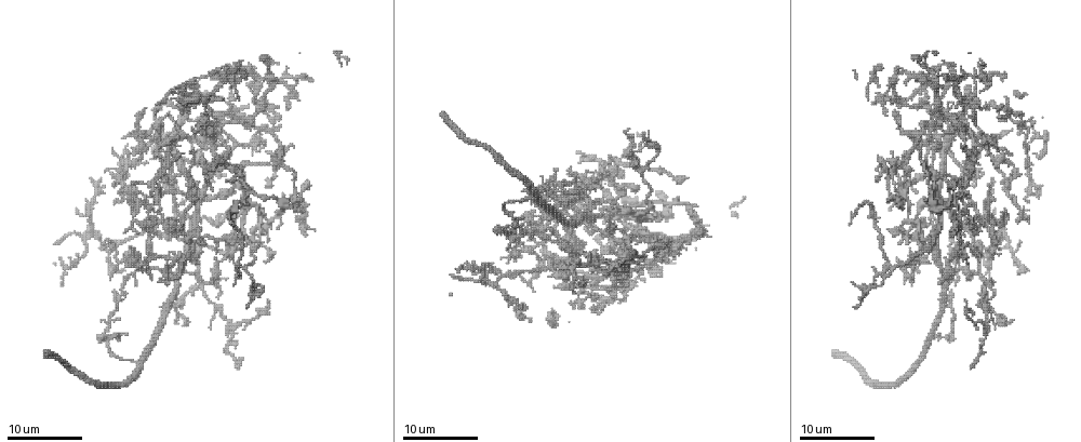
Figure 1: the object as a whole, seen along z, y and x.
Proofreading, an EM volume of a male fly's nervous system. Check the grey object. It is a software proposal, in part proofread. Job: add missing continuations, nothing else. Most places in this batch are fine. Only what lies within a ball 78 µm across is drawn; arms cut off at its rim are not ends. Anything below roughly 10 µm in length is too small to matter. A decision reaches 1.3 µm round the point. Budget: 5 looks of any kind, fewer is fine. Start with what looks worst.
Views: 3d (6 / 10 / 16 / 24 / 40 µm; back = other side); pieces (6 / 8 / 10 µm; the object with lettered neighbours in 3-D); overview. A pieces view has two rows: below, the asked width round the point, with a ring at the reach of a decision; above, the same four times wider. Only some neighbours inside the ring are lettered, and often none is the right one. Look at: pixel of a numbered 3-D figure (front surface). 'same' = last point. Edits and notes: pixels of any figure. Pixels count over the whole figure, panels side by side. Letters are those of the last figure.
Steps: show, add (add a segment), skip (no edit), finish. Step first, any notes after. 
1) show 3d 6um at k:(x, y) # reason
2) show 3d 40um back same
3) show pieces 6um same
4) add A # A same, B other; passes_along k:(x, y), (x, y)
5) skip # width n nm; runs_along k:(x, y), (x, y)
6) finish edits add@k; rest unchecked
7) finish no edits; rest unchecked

show pieces 6um at 1:(623, 290) # tapers out

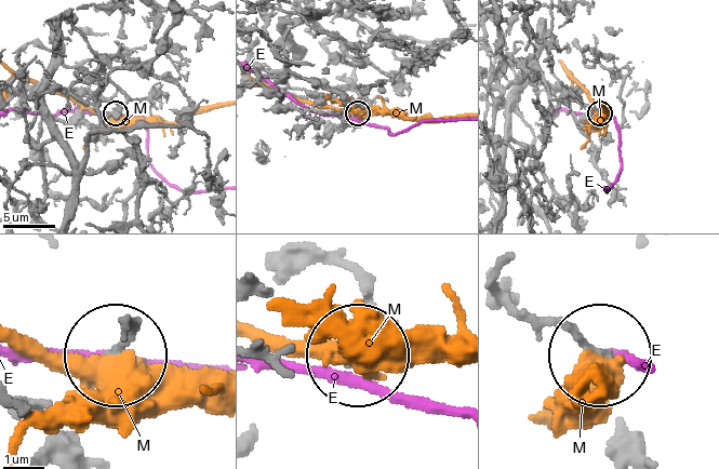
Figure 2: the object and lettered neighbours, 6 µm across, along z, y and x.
skip # width 170 nm; E other, M other; no lettered segment goes on from it

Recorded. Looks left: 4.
show pieces 6um at 1:(952, 102) # thin end

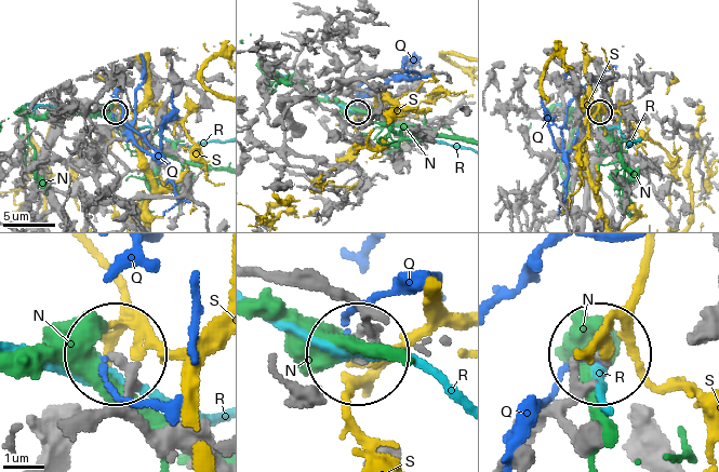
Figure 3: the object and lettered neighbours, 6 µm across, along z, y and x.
skip # N other, Q other, R other, S other; runs_along 3:(107, 407), (128, 376), (118, 355); none of them fits

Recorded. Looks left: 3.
show 3d 6um at 1:(303, 235) # free end

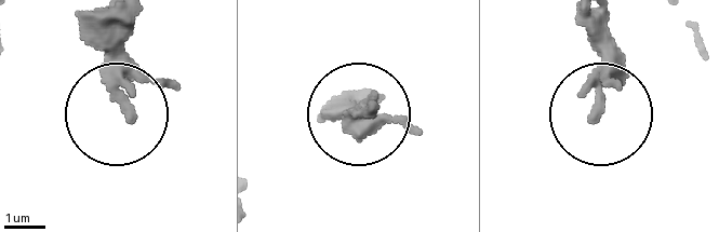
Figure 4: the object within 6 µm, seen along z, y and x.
show pieces 10um at 4:(372, 107) # what lies round it

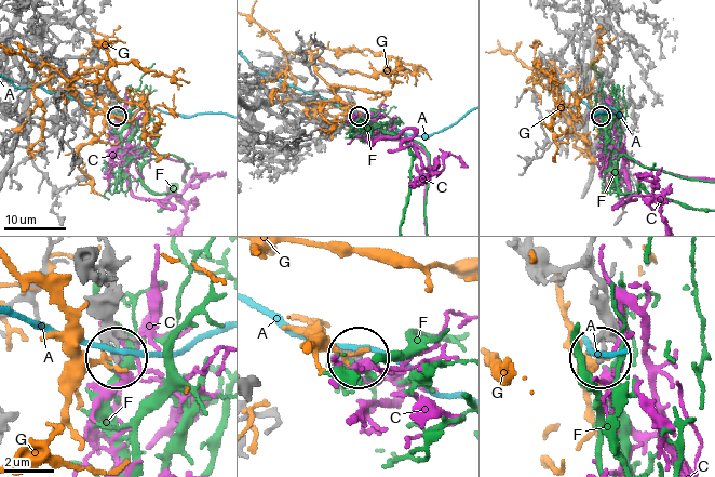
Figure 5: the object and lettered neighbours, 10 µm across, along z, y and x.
skip # A other, C other, F other, G other; none of them fits

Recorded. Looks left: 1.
finish no edits; rest unchecked

